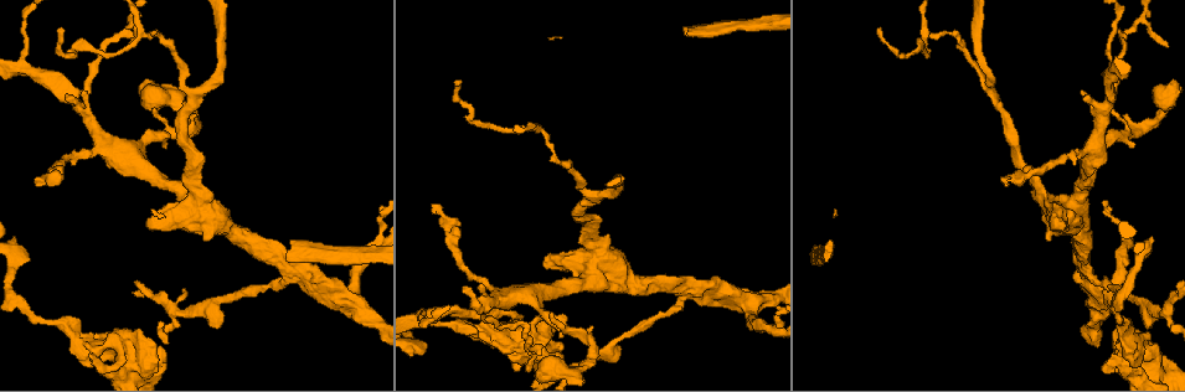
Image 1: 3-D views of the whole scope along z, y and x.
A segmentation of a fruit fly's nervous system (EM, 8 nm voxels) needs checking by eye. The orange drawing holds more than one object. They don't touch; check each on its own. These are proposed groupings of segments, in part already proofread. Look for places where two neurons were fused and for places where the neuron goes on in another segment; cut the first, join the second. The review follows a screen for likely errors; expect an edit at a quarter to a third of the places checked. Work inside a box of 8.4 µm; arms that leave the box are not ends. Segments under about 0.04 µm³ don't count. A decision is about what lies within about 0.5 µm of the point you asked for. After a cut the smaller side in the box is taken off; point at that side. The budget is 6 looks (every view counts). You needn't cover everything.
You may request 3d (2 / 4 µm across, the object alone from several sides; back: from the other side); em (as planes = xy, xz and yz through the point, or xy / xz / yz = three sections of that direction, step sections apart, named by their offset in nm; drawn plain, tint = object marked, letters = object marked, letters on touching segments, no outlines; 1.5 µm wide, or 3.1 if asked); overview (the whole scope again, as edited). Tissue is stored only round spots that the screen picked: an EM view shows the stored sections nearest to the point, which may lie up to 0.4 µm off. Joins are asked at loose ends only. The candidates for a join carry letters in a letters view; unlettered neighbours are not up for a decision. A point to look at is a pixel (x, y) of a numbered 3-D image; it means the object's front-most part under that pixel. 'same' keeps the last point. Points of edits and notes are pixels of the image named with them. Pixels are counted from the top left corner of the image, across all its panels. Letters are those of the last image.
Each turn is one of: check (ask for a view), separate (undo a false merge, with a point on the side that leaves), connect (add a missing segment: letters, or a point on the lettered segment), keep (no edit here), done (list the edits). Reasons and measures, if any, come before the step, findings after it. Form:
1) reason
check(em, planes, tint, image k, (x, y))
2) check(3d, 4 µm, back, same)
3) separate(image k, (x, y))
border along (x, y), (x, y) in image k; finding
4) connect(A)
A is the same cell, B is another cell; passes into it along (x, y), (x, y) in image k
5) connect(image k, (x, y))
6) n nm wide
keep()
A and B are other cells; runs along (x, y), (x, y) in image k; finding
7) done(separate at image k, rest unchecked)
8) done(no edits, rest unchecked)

thick turns thin
check(em, xy, step 8, letters, image 1, (1123, 326))

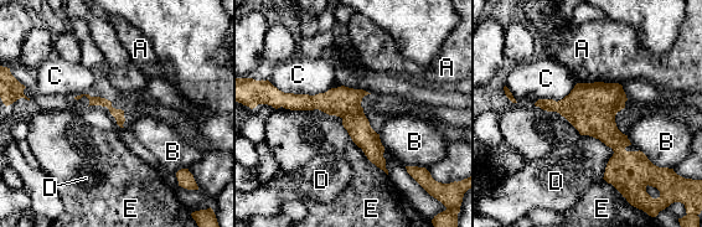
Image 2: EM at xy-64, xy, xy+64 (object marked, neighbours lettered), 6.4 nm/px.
check(em, planes, letters, same)

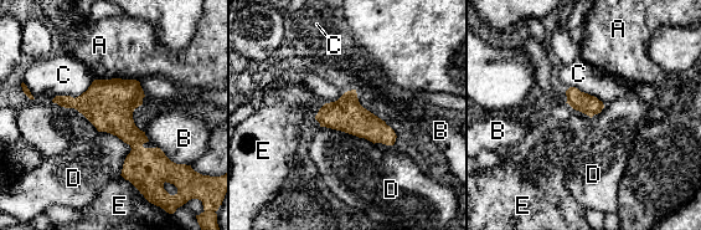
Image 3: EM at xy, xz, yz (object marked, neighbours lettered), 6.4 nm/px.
keep()
A, B, C, D and E are other cells; border along (98, 131), (129, 146), (120, 174) in image 3; continuous, no second neuron

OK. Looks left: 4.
free end
check(em, xy, step 4, plain, image 1, (483, 286))

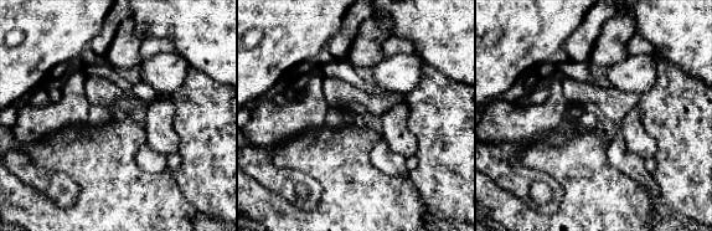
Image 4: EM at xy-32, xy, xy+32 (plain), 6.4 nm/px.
what lies round it
check(em, xy, step 4, letters, same)

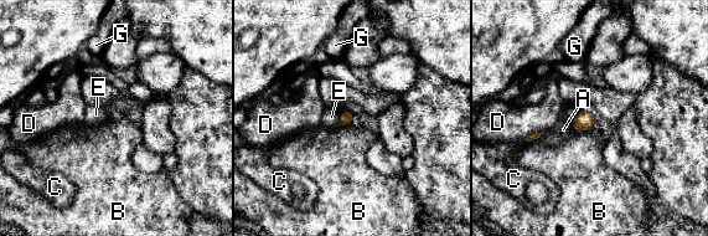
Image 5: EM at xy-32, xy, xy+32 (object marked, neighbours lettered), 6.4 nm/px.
keep()
A, B, C, D, E and G are other cells; no lettered segment goes on from it

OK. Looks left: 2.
done(no edits, rest unchecked)

